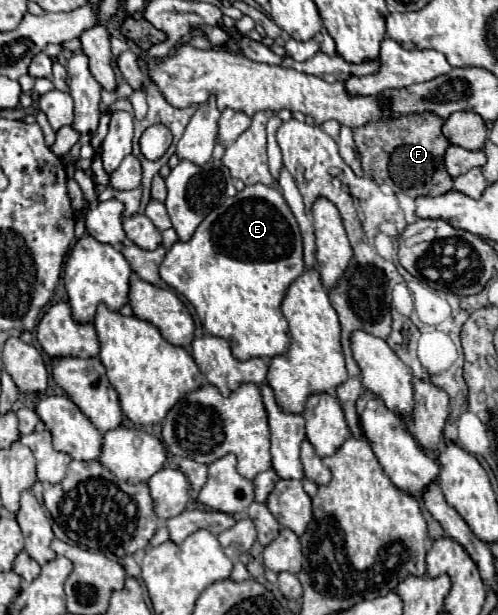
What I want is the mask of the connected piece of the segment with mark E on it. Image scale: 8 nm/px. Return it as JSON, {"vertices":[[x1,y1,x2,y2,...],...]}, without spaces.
{"vertices":[[265,184,245,186,233,198,225,200,223,206,215,208,199,224,191,240,177,240,165,254,159,274,179,294,183,294,193,306,211,336,229,340,231,352,237,360,249,360,253,356,279,356,289,348,289,328,281,314,281,300,289,284,305,270,301,266,301,236,287,202,277,188]]}

